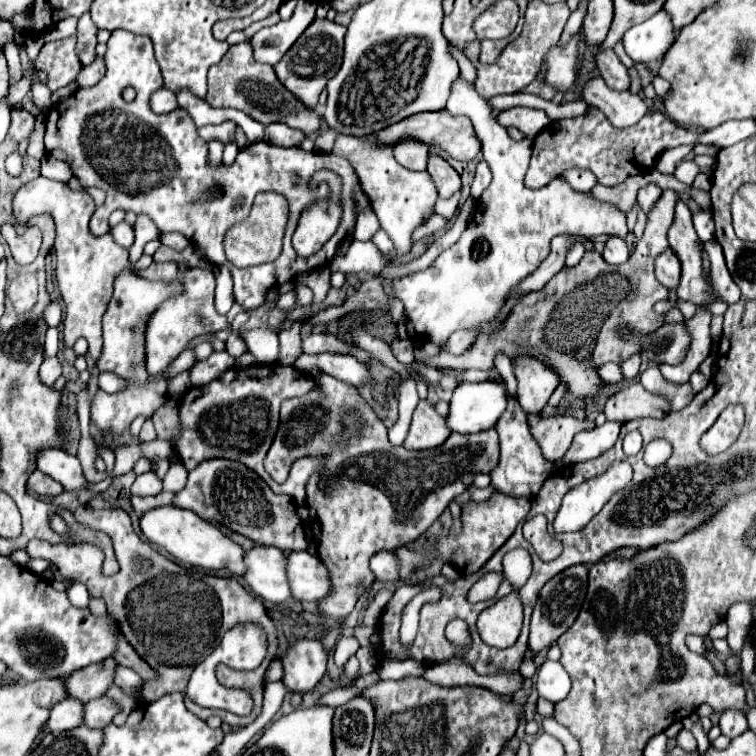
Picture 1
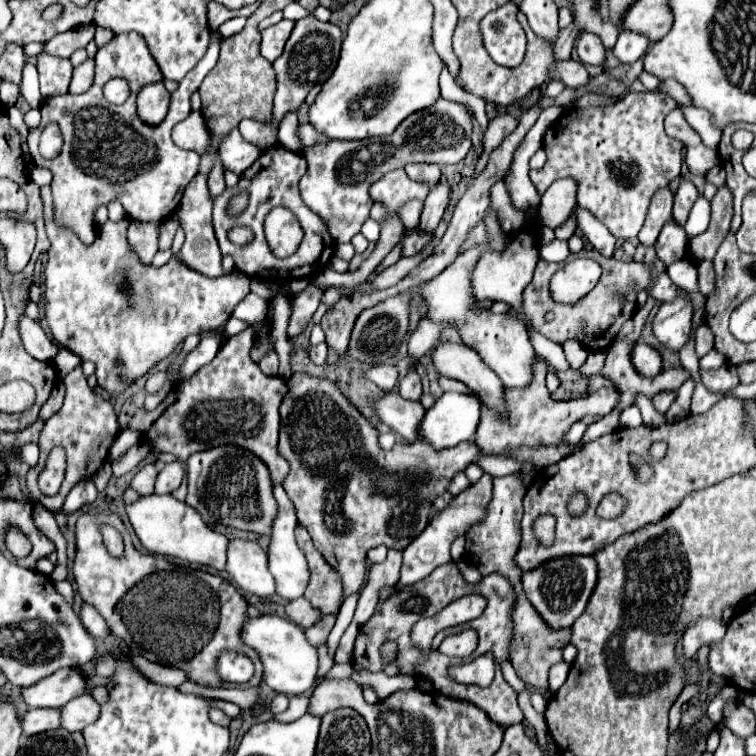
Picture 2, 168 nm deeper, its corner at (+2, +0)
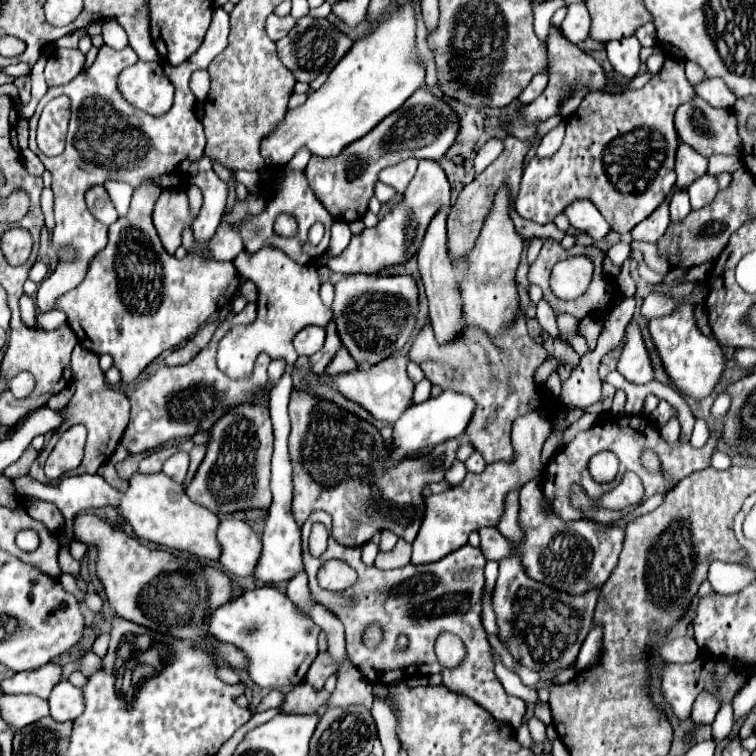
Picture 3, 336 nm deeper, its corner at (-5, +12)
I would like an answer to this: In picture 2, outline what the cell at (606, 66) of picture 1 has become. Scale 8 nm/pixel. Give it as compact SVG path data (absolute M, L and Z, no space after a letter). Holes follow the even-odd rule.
M591 32L581 34L577 42L577 54L583 64L593 64L593 66L605 64L605 46L597 34Z

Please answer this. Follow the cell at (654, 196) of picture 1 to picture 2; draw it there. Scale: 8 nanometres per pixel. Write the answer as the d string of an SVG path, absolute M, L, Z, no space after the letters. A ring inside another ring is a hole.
M669 186L659 188L653 194L653 200L649 204L649 212L645 216L645 224L639 232L639 242L645 246L655 244L661 228L671 220L671 208L673 208L673 192Z

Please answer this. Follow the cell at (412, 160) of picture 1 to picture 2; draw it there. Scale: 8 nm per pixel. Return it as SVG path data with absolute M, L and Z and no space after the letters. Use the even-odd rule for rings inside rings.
M407 164L405 172L413 180L423 180L427 184L435 184L441 178L441 170L437 164Z

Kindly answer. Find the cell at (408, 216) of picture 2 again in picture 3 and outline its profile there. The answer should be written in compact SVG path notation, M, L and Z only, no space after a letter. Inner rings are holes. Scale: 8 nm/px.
M378 180L378 182L376 182L376 188L374 188L374 194L376 194L376 198L380 198L380 202L388 202L388 200L394 198L396 190L390 188L390 186L386 186L386 184L382 184L382 182Z

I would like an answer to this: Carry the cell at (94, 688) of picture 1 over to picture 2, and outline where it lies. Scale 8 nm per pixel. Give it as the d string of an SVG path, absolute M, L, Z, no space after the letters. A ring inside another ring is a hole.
M61 668L41 682L23 688L23 700L29 708L59 708L69 700L85 694L85 676L75 668Z

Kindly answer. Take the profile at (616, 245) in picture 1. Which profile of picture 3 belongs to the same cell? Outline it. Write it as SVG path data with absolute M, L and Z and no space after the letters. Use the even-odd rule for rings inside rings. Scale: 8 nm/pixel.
M574 200L564 208L564 214L572 228L590 234L594 240L602 240L610 232L610 226L602 220L602 214L590 200Z

